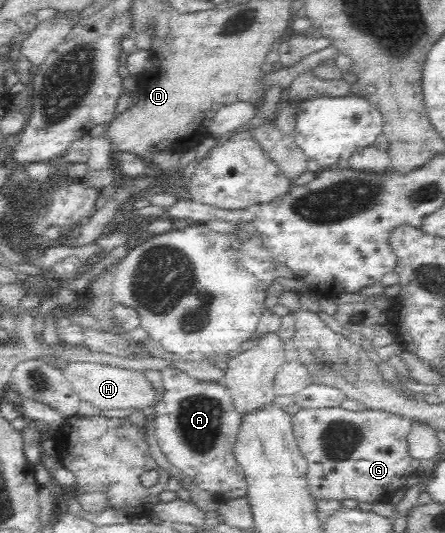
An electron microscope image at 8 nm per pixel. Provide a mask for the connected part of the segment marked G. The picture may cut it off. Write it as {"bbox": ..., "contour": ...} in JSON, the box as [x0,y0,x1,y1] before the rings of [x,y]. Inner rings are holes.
{"bbox":[291,406,414,503],"contour":[[[339,406],[326,409],[305,409],[291,418],[293,436],[302,456],[306,459],[306,480],[315,499],[354,499],[359,502],[377,503],[389,498],[397,489],[405,486],[407,477],[414,469],[407,437],[412,427],[408,418],[389,414],[380,410],[346,411]]]}

